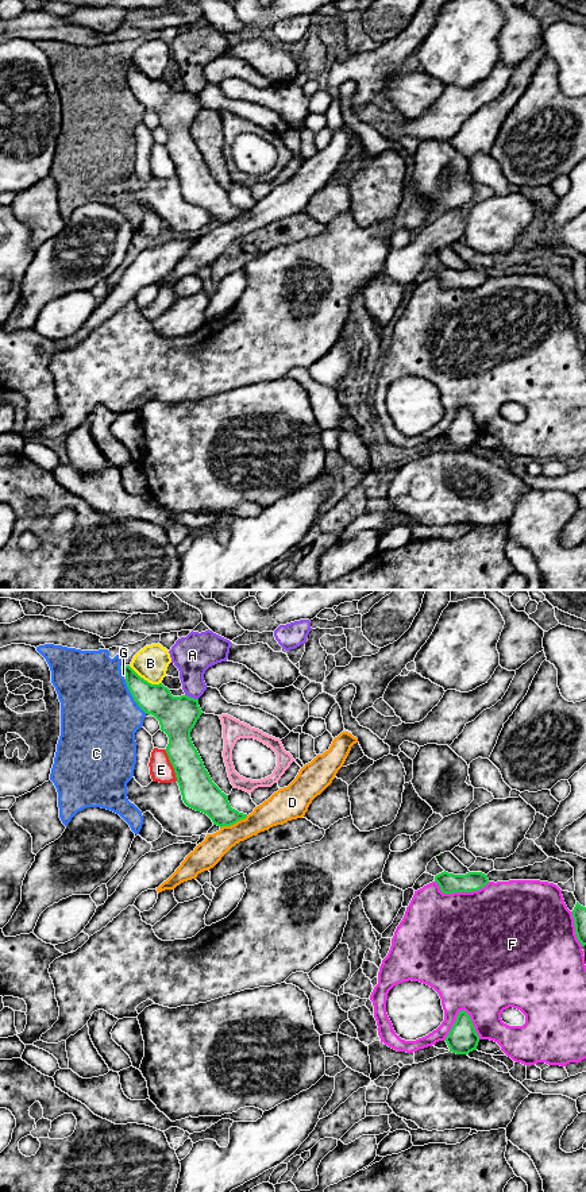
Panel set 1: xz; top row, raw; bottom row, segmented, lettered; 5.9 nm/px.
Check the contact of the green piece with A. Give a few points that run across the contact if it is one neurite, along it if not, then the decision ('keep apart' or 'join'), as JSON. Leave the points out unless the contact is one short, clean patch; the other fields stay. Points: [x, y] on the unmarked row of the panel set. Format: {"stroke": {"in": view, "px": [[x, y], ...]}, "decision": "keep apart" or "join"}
{"stroke": {"in": "xz", "px": [[185, 89], [197, 95]]}, "decision": "keep apart"}

